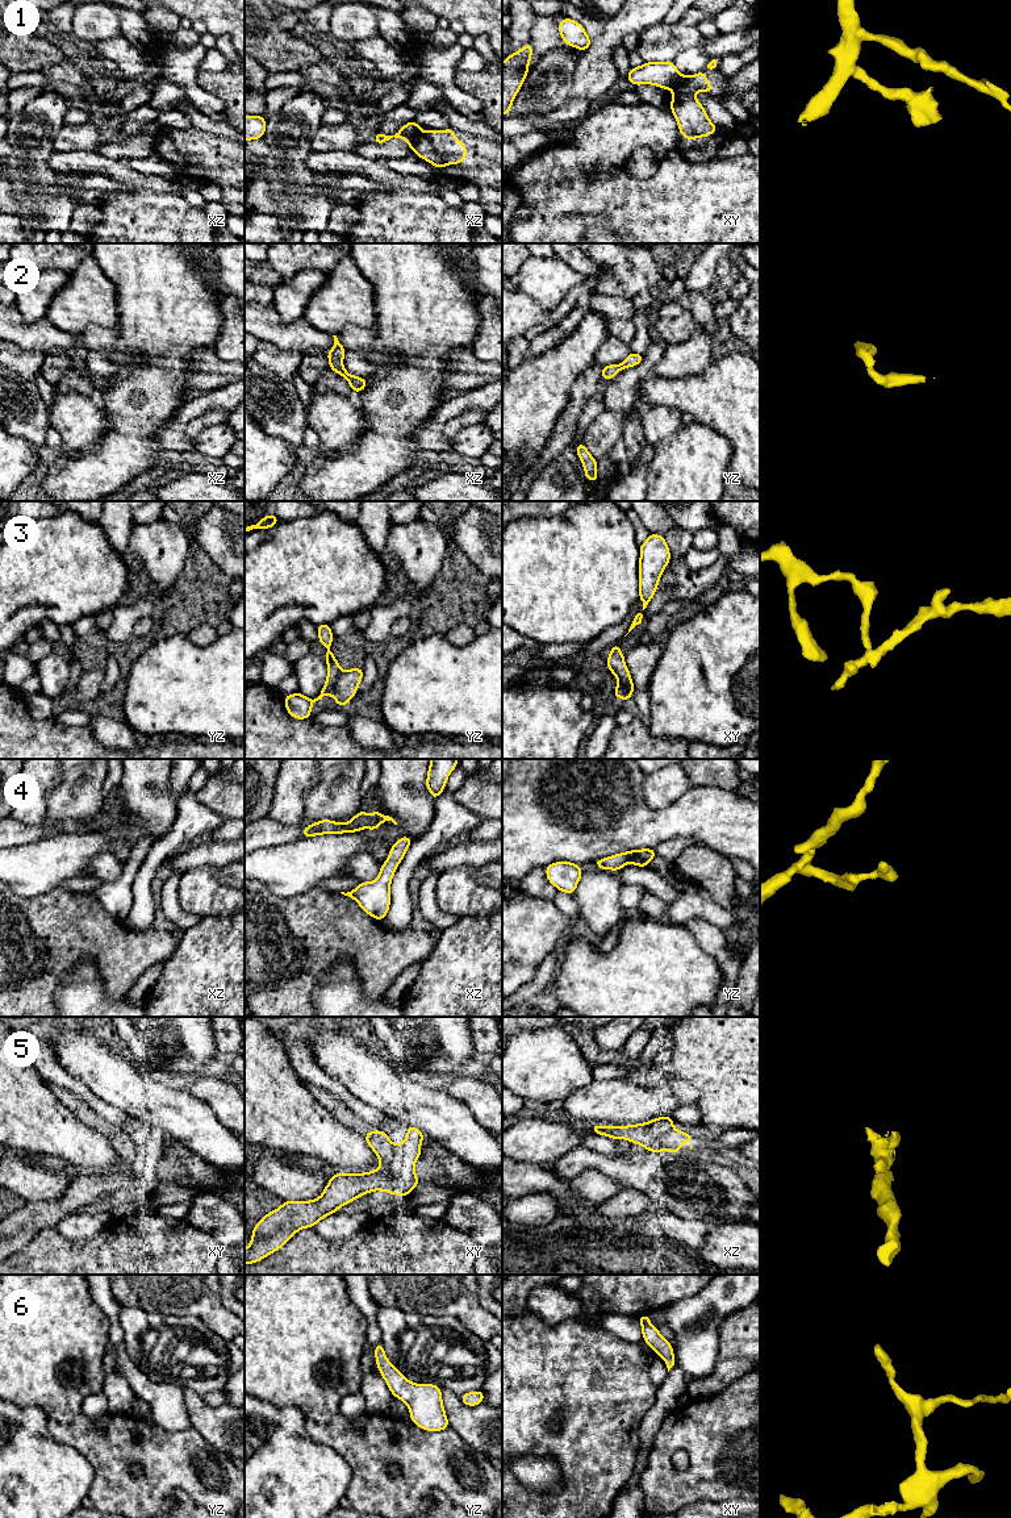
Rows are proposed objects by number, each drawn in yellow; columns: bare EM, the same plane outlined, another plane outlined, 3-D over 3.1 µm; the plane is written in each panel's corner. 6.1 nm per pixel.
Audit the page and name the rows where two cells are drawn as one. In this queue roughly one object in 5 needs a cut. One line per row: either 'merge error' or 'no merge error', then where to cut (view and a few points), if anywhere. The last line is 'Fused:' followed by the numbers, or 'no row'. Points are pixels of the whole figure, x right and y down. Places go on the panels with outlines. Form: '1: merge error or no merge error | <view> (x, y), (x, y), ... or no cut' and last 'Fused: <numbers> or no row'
1: merge error | xz (421, 132), (410, 147)
2: no merge error | no cut
3: merge error | yz (342, 671), (329, 692)
4: no merge error | no cut
5: no merge error | no cut
6: no merge error | no cut
Fused: 1, 3

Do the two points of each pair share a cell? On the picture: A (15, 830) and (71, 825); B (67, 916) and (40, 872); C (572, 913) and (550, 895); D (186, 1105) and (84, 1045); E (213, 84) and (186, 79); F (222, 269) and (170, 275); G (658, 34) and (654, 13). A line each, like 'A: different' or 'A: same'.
A: same
B: different
C: different
D: same
E: different
F: different
G: different

